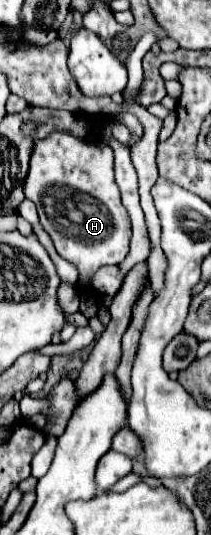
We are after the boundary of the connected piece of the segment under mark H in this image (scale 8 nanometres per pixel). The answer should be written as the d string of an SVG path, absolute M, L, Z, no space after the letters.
M59 131L37 141L25 181L25 197L37 205L57 253L79 269L81 291L91 287L91 277L101 265L121 265L127 257L131 223L113 177L113 149L109 145L87 145Z

